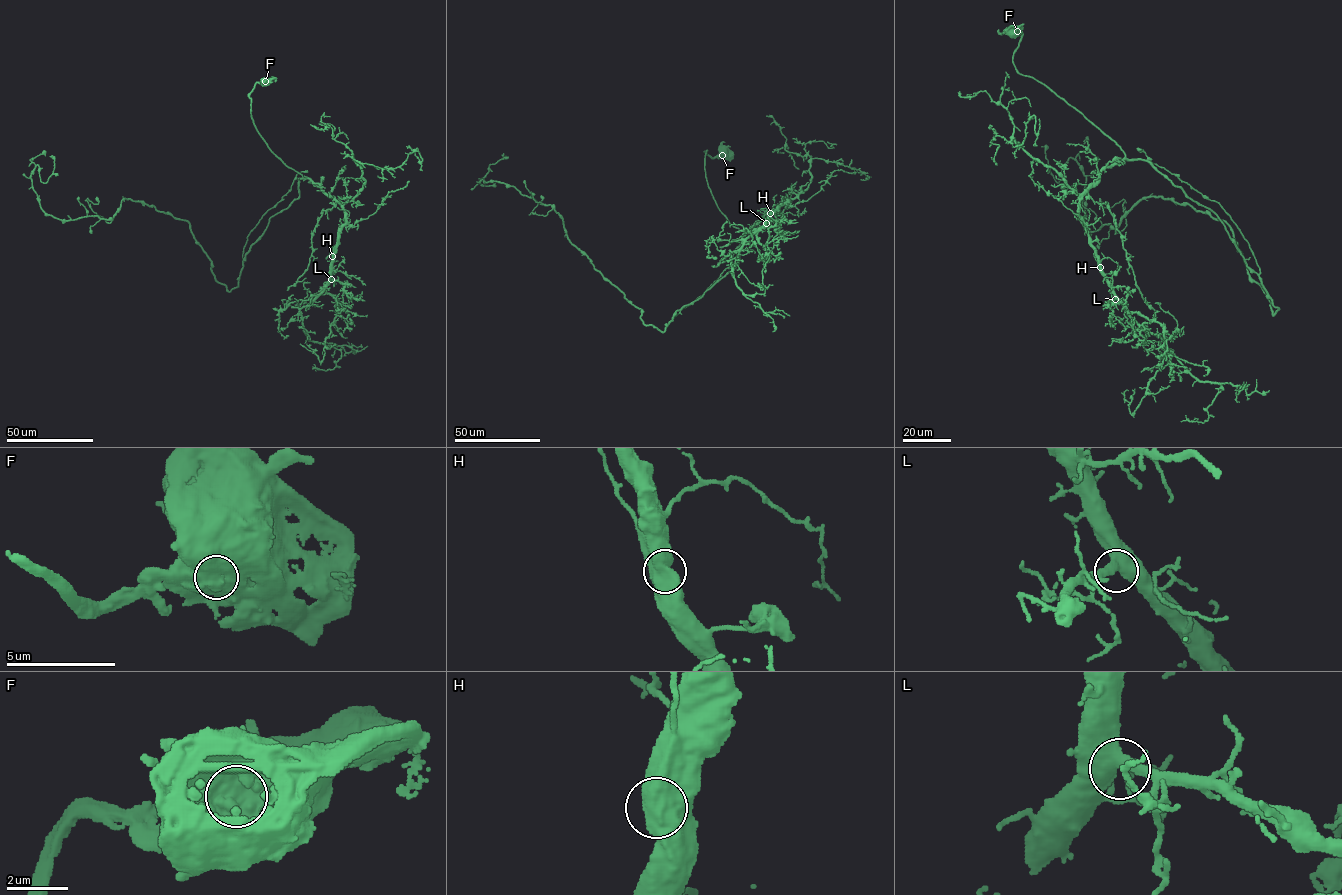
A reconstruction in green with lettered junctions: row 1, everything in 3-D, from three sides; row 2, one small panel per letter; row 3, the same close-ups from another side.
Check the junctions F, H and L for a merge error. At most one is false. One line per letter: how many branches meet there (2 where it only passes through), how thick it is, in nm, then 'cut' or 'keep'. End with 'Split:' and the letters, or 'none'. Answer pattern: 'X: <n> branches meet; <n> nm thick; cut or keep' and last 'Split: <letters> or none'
F: 1 branches meet; 1450 nm thick; keep
H: 2 branches meet; 750 nm thick; keep
L: 2 branches meet; 600 nm thick; keep
Split: none

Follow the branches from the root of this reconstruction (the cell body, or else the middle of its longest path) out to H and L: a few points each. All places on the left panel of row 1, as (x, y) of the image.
H: (265, 82), (256, 82), (249, 96), (257, 132), (287, 166), (317, 182), (344, 213), (345, 224), (332, 256)
L: (265, 82), (256, 82), (249, 96), (257, 132), (287, 166), (317, 182), (344, 213), (331, 279)

